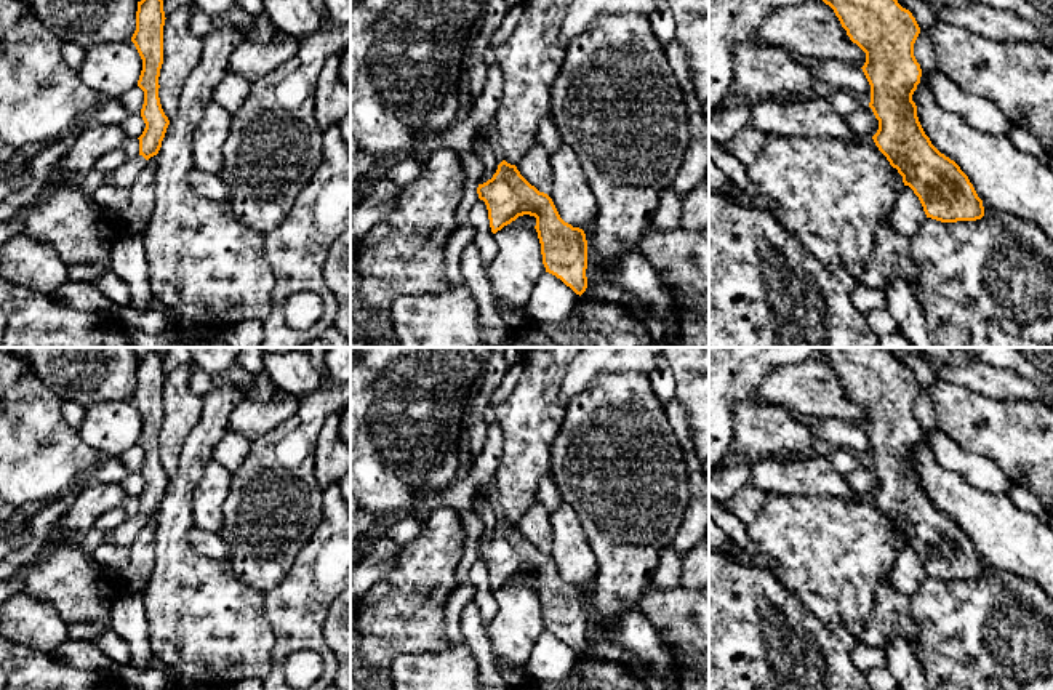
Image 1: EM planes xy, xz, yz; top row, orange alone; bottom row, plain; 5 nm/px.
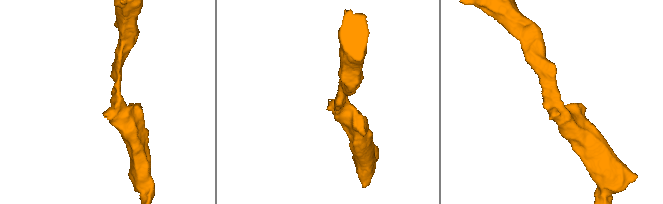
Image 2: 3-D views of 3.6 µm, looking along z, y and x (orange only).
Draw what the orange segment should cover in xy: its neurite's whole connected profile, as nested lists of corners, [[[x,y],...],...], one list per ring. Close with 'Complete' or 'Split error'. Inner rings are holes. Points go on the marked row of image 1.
[[[141,0],[136,11],[136,30],[131,37],[141,59],[142,70],[138,86],[144,91],[144,104],[141,117],[146,128],[139,139],[139,155],[125,160],[110,173],[98,171],[70,173],[67,183],[78,187],[86,195],[93,195],[104,184],[114,184],[130,189],[138,175],[147,165],[147,160],[158,154],[166,128],[170,125],[158,98],[158,77],[163,64],[163,26],[165,26],[163,0]]]. Split error

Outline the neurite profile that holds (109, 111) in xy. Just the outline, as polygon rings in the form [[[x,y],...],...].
[[[104,96],[96,109],[80,123],[78,131],[94,125],[120,125],[128,115],[120,99]]]

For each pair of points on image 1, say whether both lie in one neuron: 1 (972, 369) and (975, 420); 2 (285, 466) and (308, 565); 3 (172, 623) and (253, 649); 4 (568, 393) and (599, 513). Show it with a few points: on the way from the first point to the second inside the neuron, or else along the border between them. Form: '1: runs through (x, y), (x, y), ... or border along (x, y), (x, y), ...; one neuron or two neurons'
1: border along (938, 378), (965, 385), (991, 397), (1010, 401); two neurons
2: border along (320, 511), (316, 532), (300, 549), (284, 577); two neurons
3: runs through (192, 623), (204, 623), (232, 642); one neuron
4: border along (599, 375), (565, 404); two neurons

